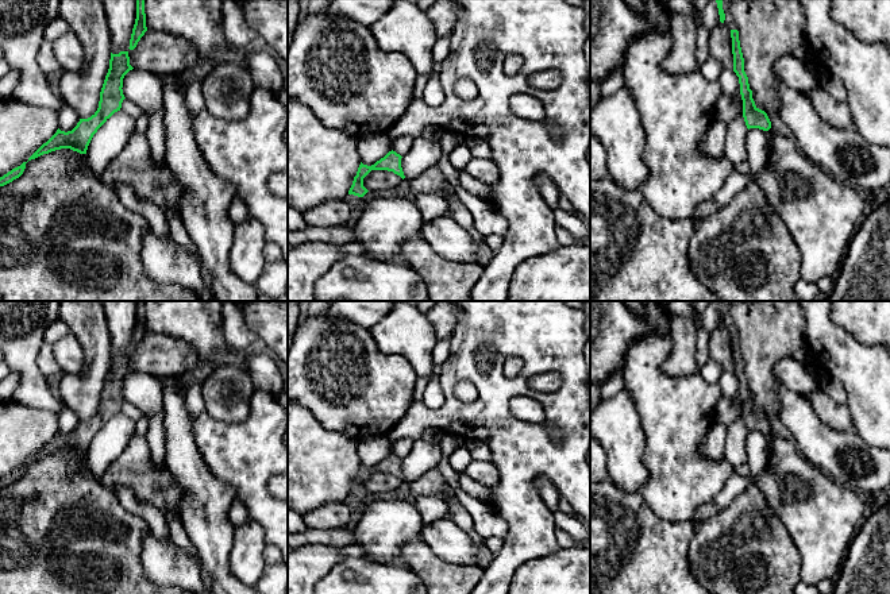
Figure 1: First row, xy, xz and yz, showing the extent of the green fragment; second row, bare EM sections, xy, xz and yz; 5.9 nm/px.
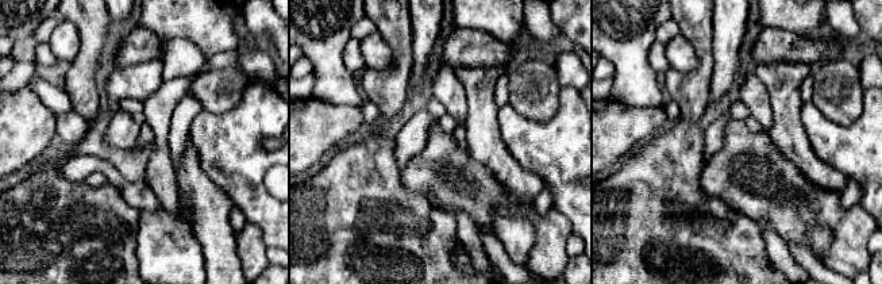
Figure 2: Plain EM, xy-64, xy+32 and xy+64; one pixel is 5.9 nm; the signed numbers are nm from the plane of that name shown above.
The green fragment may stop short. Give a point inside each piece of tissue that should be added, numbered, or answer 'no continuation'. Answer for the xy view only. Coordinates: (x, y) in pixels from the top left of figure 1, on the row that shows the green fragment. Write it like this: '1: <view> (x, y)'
1: xy (111, 138)

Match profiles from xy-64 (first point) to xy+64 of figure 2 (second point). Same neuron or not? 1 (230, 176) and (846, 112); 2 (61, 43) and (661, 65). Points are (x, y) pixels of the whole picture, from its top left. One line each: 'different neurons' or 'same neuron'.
1: different neurons
2: different neurons

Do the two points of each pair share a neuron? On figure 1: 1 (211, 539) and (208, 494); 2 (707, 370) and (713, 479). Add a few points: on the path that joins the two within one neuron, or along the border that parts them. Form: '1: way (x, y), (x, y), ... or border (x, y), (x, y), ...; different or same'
1: way (210, 528), (208, 505); same
2: border (698, 370), (707, 381), (716, 384); different

